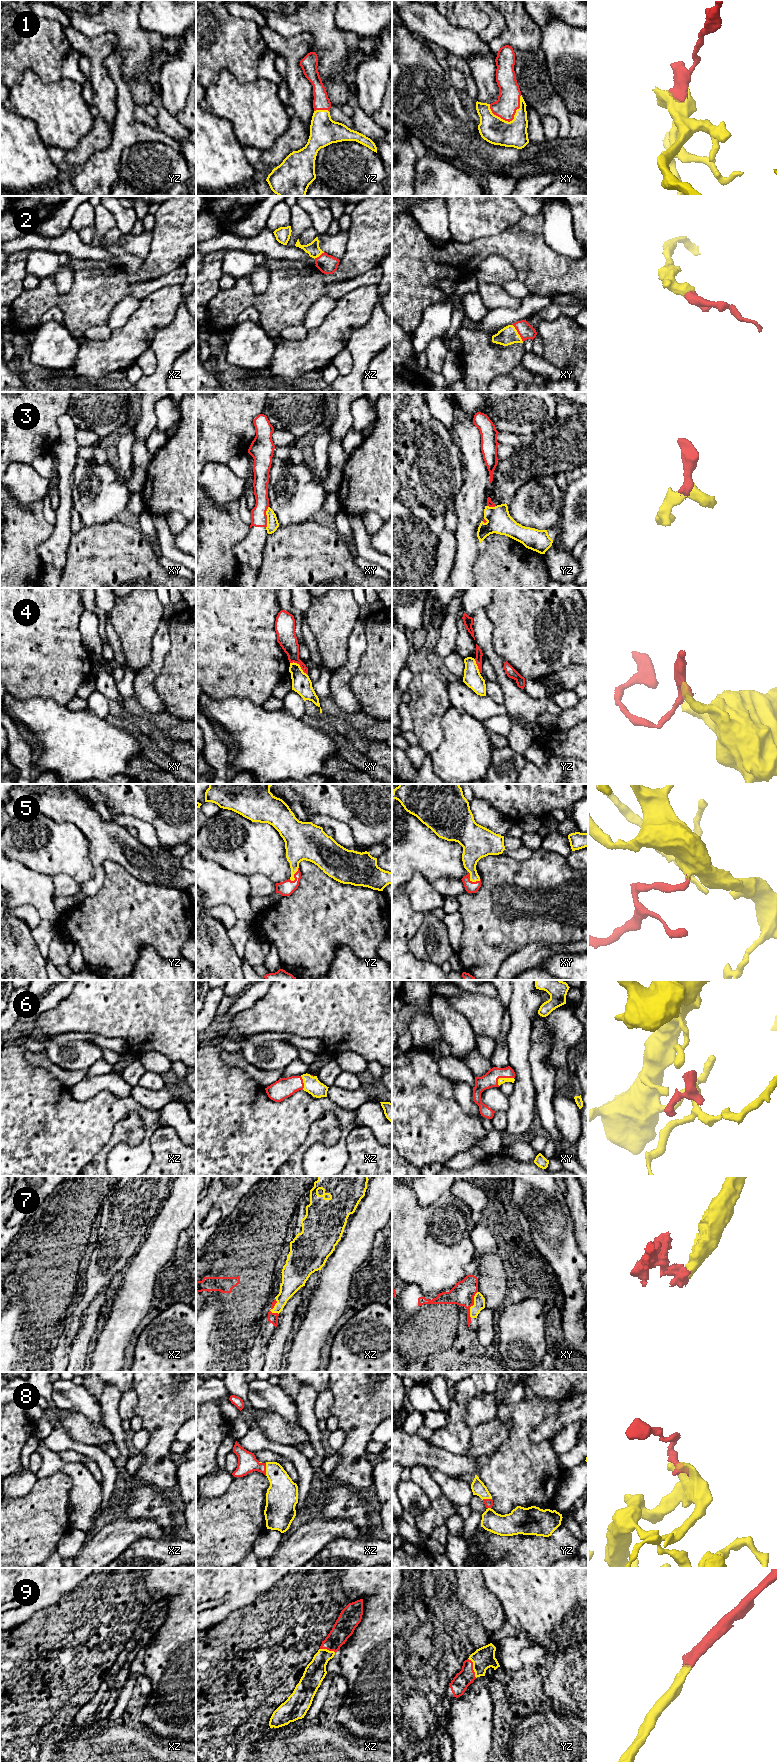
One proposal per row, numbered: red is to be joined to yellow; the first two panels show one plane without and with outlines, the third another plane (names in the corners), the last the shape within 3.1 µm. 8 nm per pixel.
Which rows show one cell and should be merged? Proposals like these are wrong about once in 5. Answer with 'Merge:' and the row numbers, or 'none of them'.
Merge: 1, 2, 5, 6, 7, 8, 9

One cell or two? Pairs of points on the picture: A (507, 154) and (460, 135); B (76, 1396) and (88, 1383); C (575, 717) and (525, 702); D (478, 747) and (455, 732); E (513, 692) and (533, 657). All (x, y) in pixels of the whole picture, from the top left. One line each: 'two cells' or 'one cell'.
A: one cell
B: two cells
C: two cells
D: one cell
E: two cells

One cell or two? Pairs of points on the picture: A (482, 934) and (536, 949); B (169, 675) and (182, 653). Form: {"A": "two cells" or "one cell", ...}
{"A": "two cells", "B": "one cell"}

